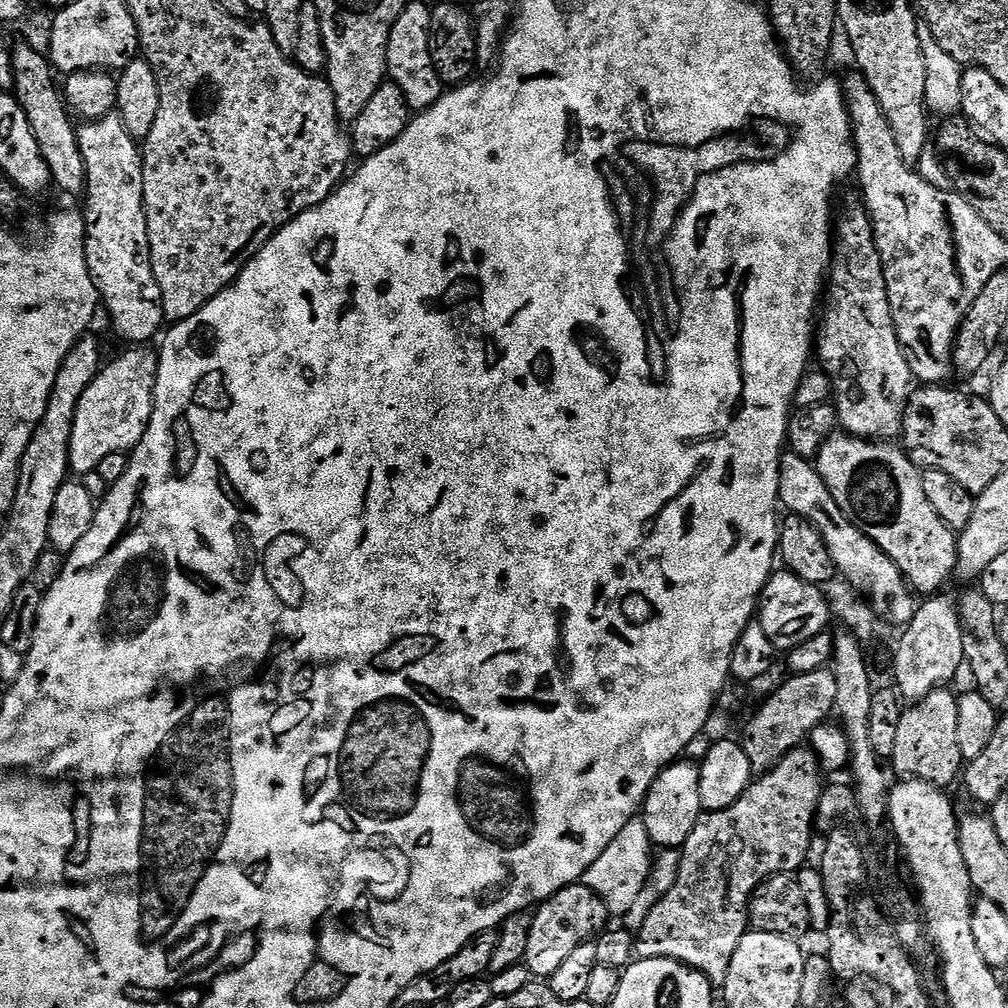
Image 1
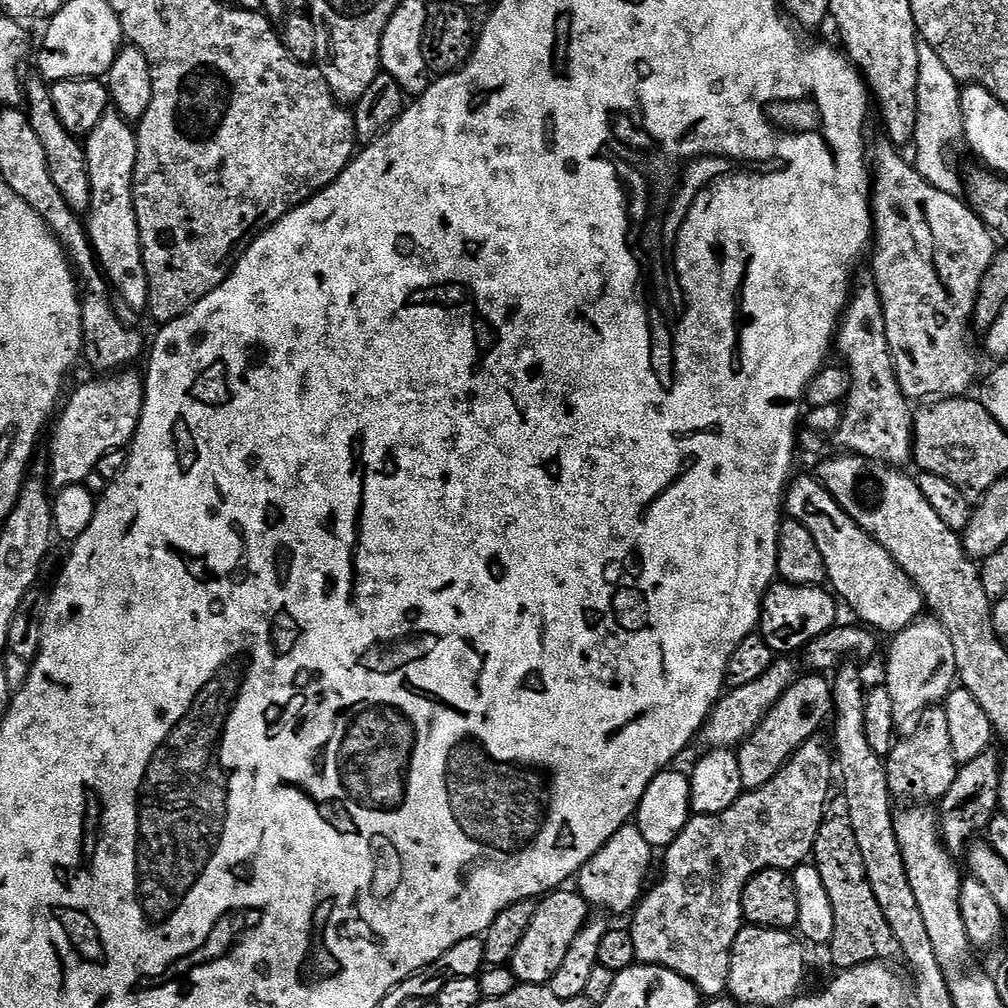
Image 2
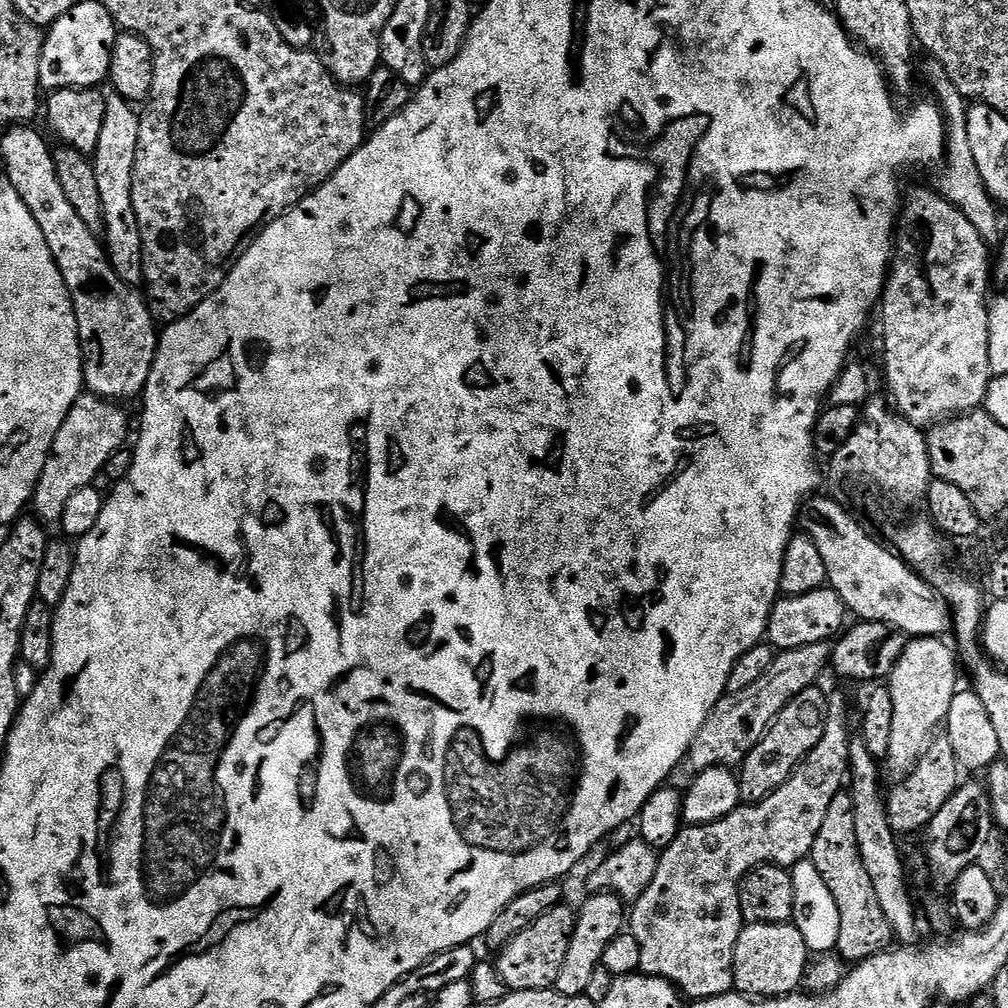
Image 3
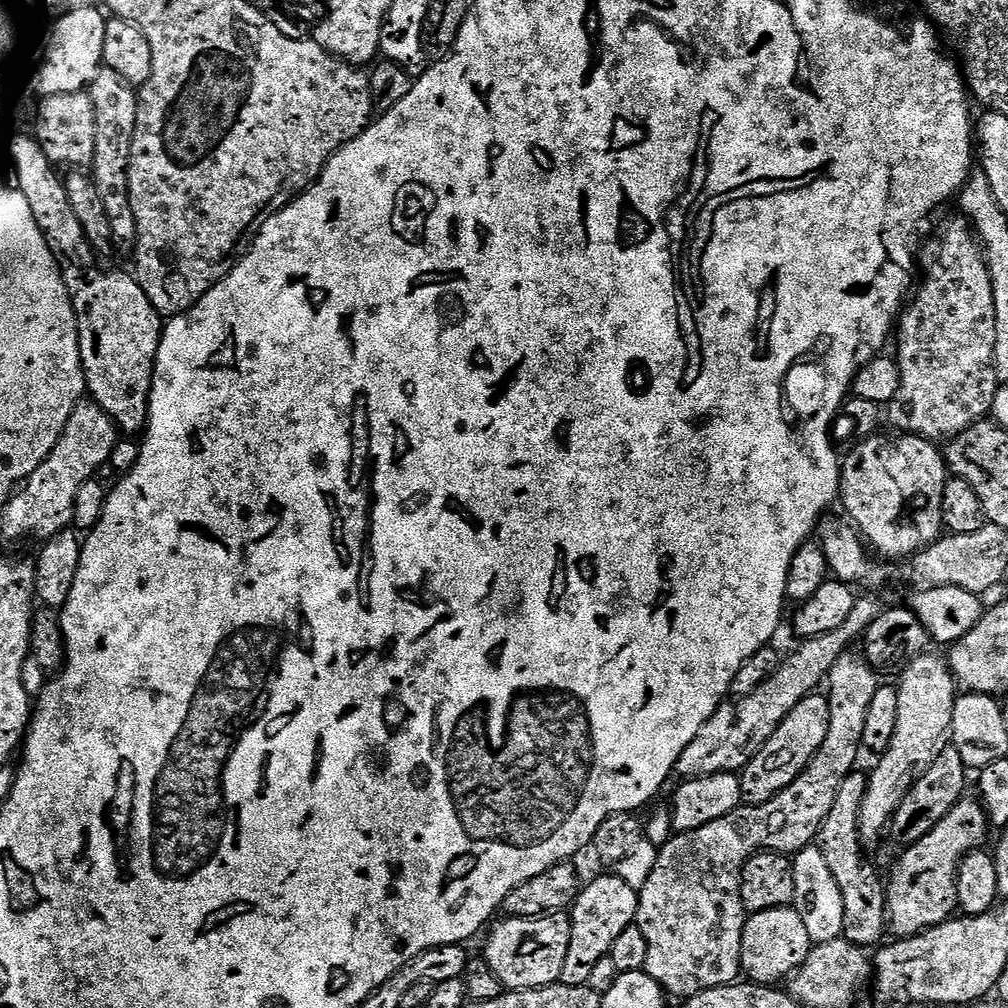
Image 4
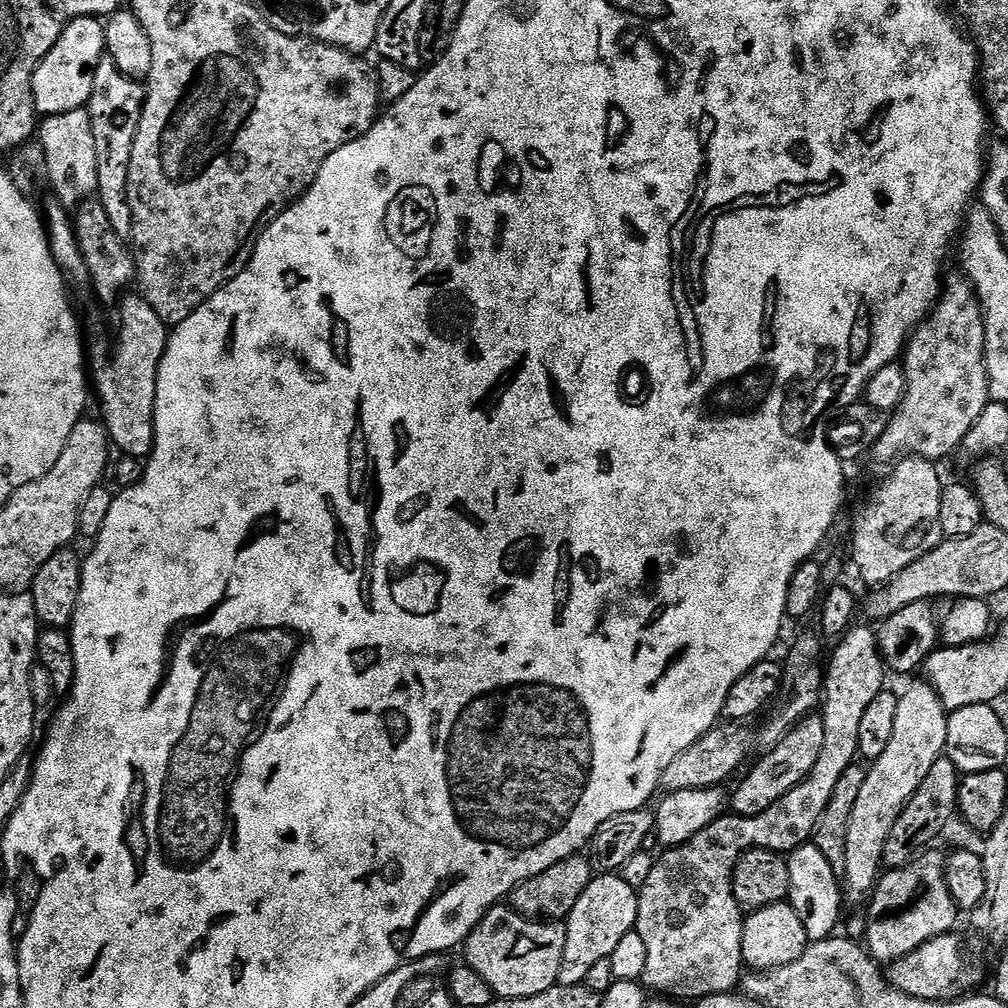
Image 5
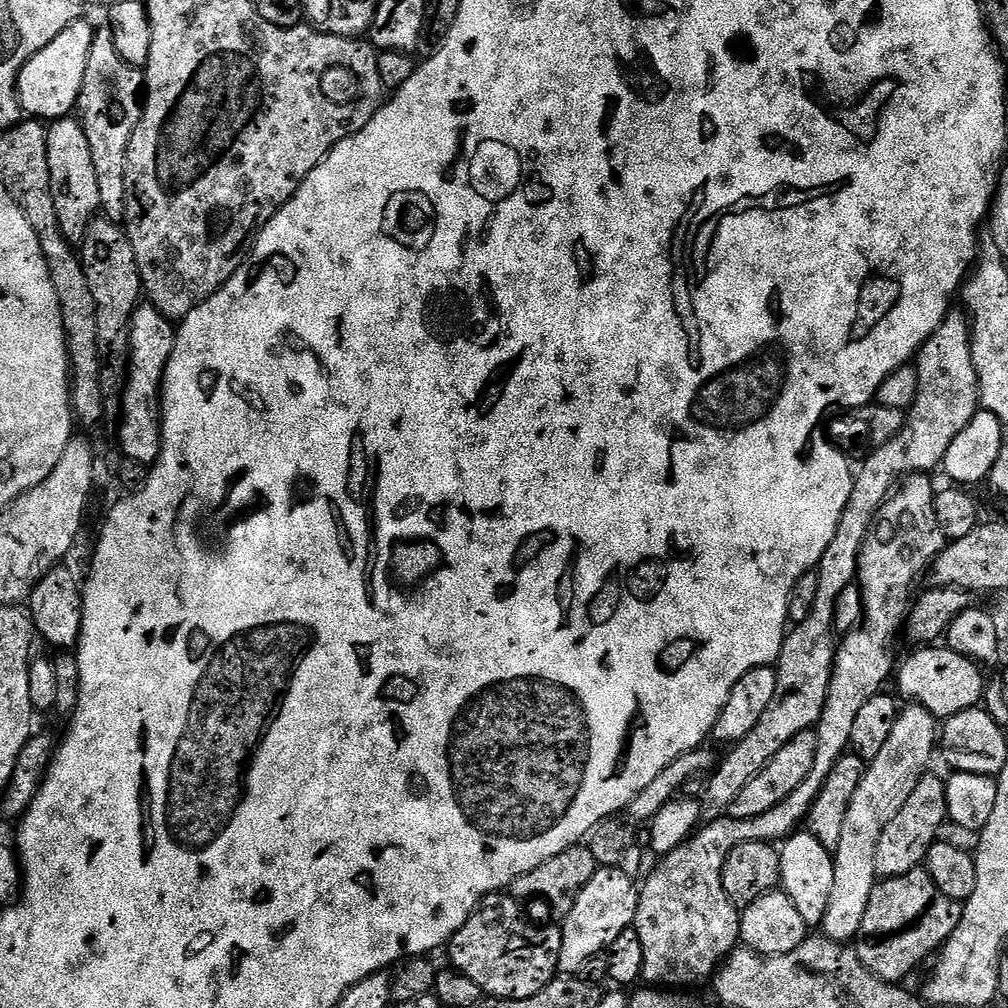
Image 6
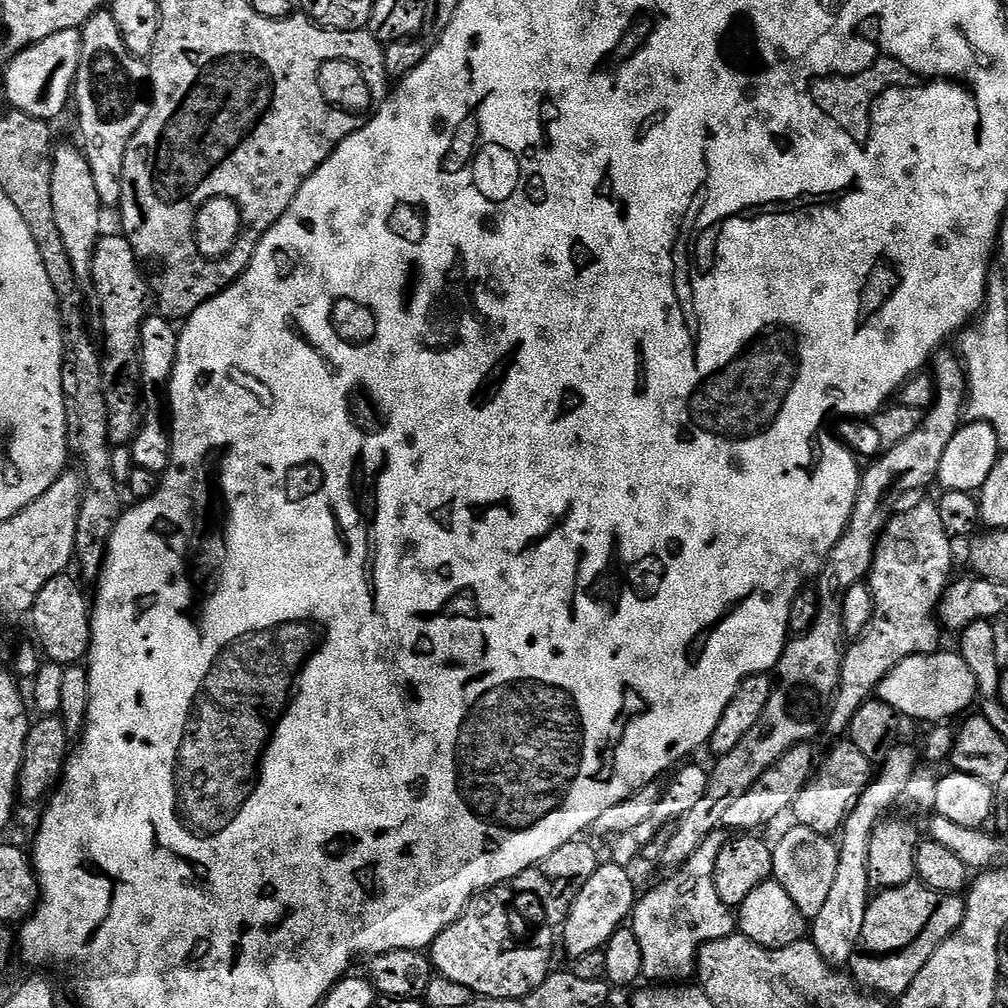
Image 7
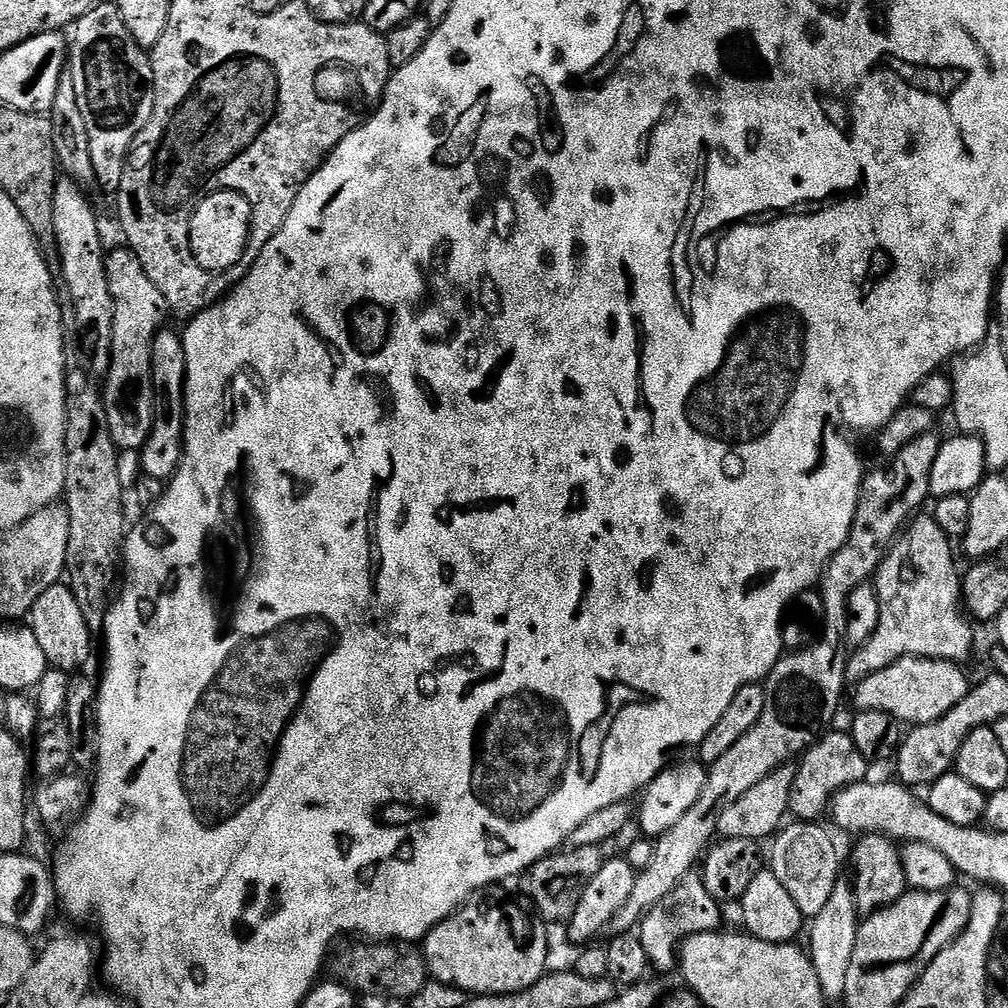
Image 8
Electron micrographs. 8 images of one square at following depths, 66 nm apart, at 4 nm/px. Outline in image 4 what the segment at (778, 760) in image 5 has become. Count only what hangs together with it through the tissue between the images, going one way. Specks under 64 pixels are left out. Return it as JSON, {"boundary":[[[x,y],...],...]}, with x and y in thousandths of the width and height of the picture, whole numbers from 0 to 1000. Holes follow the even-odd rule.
{"boundary":[[[805,688],[796,692],[776,712],[767,730],[755,740],[754,744],[744,752],[737,765],[733,767],[735,799],[759,798],[764,796],[764,792],[780,784],[780,780],[784,780],[784,776],[788,776],[788,772],[792,772],[792,768],[800,764],[800,760],[806,755],[808,748],[815,740],[815,736],[819,734],[822,712],[820,689]]]}

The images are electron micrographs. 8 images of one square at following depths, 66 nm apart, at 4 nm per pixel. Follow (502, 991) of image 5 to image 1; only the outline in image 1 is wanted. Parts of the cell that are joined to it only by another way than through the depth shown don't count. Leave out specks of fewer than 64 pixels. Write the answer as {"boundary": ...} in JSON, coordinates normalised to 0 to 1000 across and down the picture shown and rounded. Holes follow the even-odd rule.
{"boundary":[[[572,875],[554,883],[545,893],[531,902],[526,919],[526,935],[522,935],[520,955],[532,970],[546,970],[573,938],[590,934],[605,917],[605,908],[598,891],[578,875]]]}

